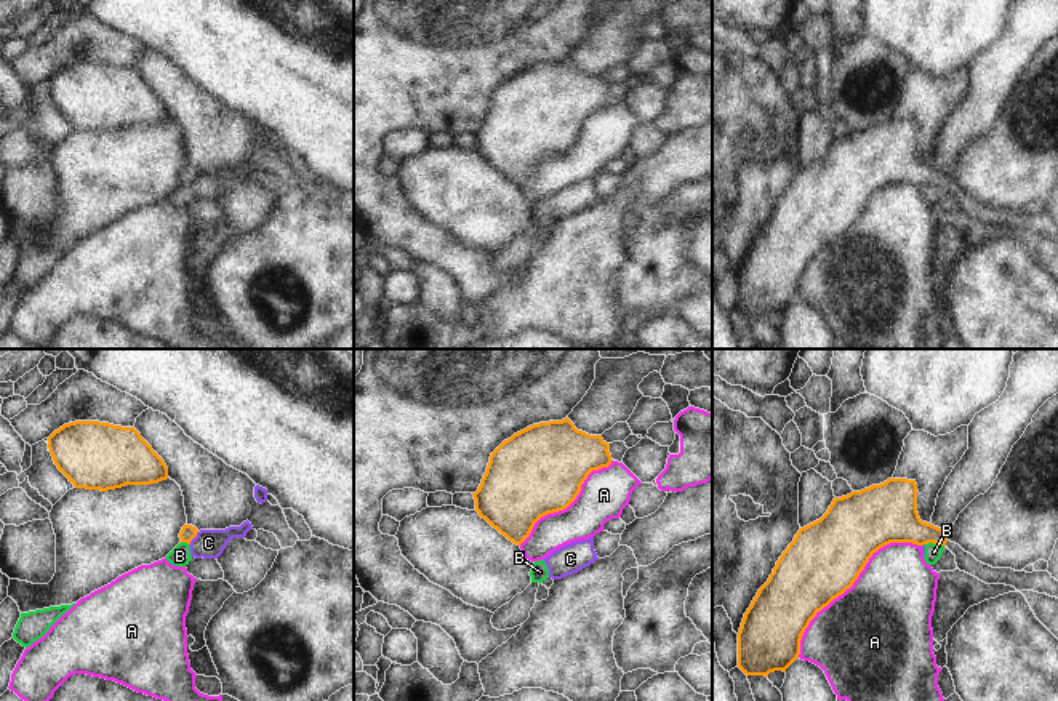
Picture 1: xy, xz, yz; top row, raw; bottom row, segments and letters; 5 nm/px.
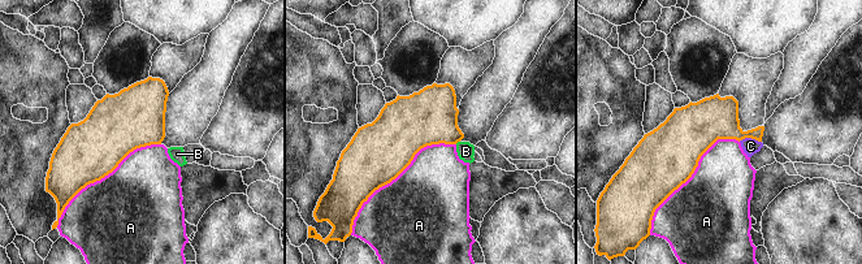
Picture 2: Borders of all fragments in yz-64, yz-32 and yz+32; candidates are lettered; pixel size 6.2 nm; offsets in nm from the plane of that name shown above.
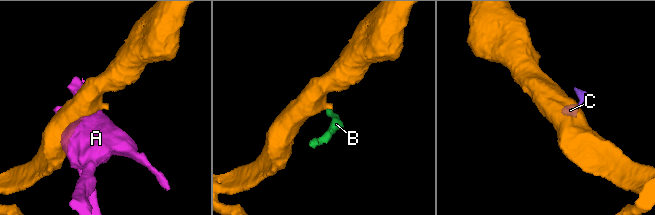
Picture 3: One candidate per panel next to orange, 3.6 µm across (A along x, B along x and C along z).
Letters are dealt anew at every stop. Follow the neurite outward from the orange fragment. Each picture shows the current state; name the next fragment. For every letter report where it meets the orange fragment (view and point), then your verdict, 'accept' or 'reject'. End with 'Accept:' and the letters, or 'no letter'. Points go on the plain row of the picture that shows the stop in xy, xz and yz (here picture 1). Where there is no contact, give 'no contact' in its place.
A: yz (850, 228) | reject
B: yz (935, 184) | reject
C: xy (194, 178) | reject
Accept: no letter

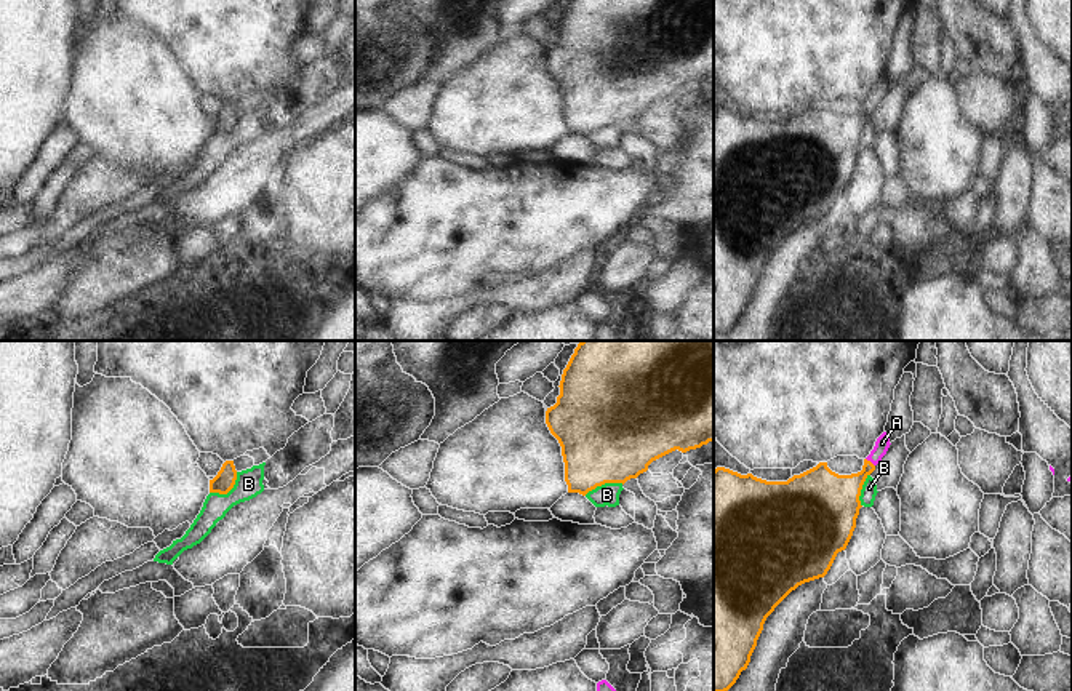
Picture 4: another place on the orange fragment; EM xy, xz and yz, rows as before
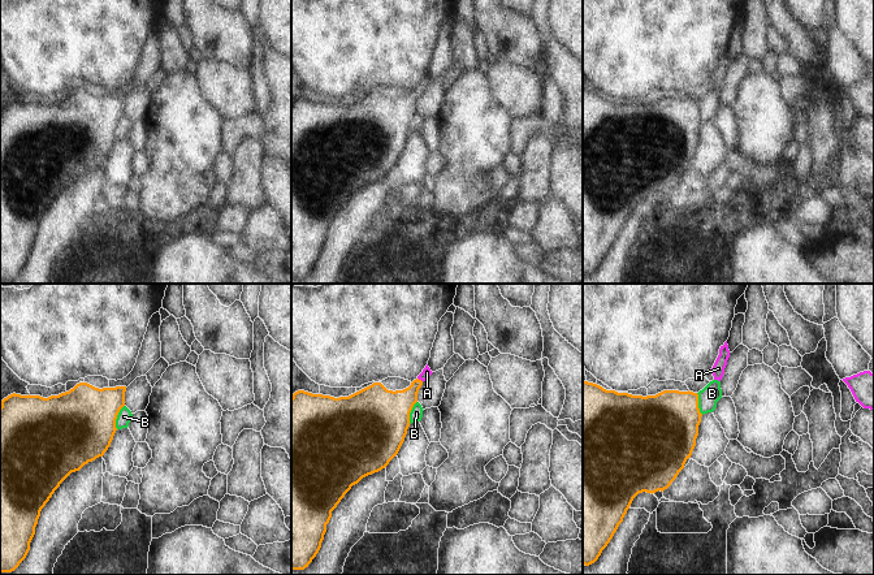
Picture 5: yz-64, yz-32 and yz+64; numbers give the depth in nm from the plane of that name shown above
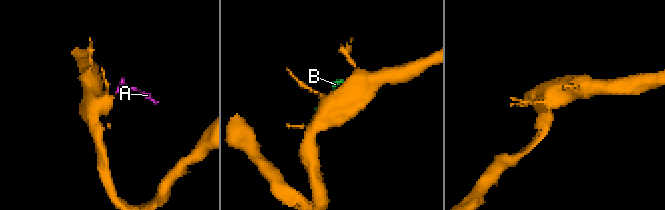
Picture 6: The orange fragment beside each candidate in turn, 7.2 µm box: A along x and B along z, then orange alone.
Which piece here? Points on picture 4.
A: yz (871, 104) | accept
B: xy (228, 133) | reject
Accept: A

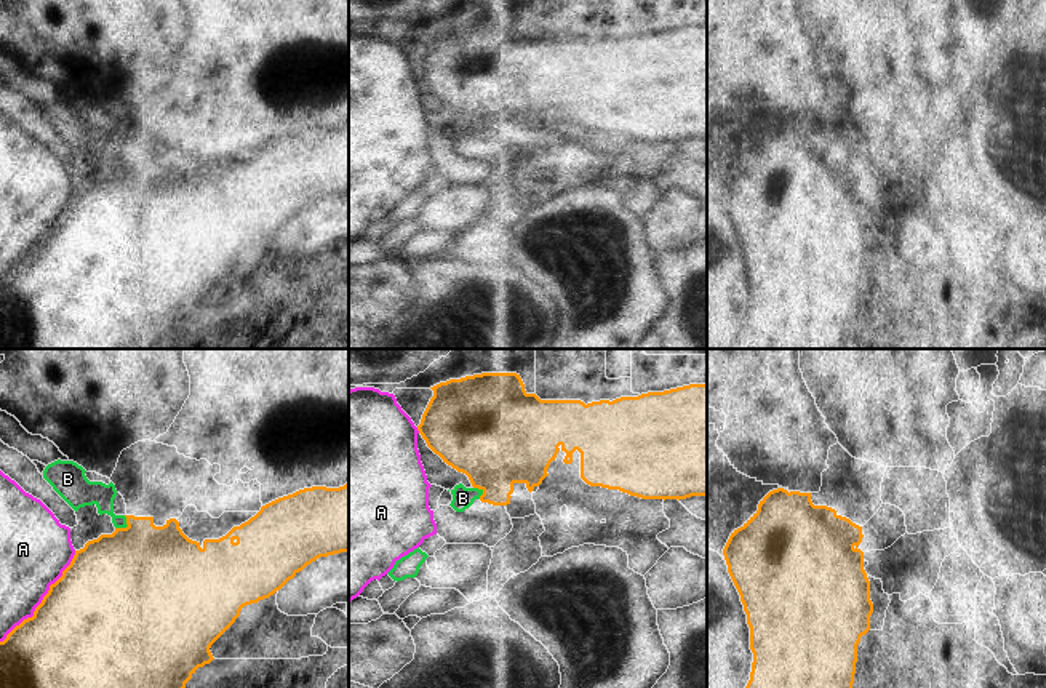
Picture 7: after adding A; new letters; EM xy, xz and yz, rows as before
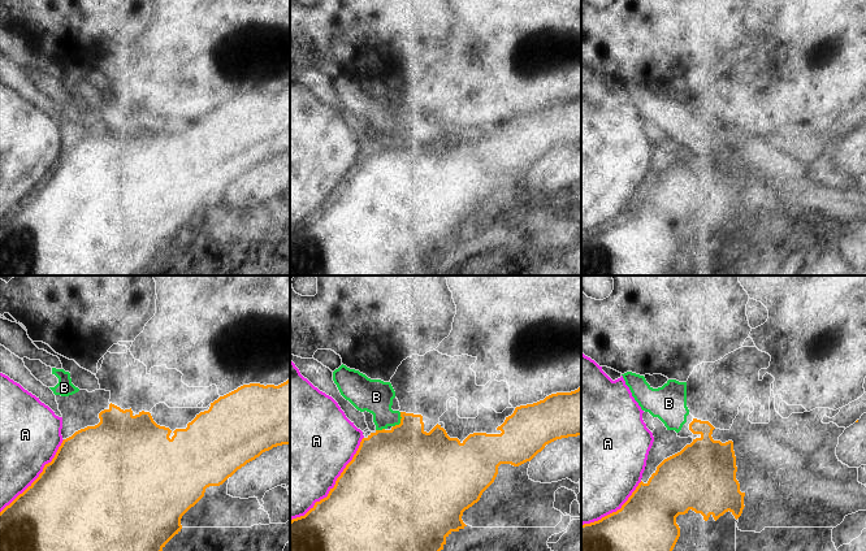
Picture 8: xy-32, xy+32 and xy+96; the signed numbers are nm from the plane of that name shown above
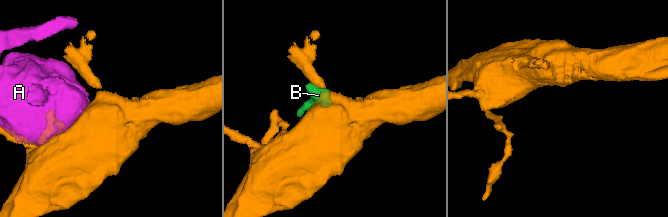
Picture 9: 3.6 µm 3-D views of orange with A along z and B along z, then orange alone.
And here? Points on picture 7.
A: xy (43, 240) | reject
B: xy (127, 168) | reject
Accept: no letter

